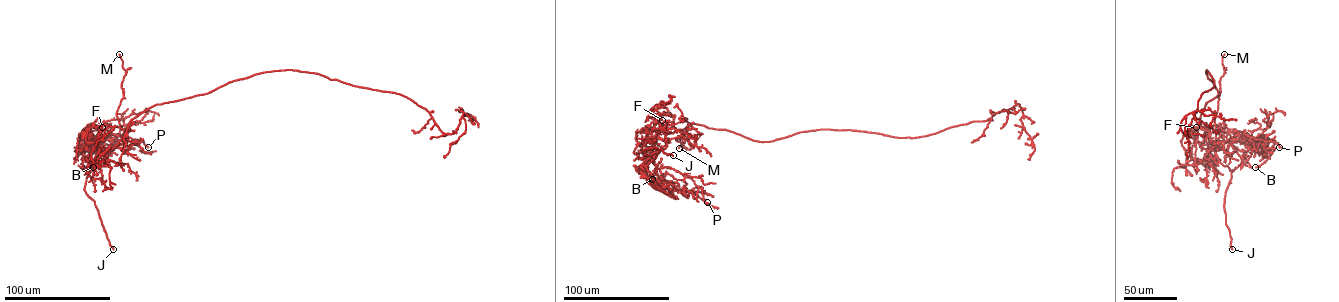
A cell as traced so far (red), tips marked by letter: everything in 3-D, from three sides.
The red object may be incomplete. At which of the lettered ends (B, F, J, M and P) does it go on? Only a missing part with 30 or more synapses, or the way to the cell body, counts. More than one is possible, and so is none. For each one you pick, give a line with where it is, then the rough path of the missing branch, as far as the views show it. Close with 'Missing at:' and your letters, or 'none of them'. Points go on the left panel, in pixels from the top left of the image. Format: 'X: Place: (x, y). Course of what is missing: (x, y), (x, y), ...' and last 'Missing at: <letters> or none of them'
J: Place: (113, 249). Course of what is missing: (113, 249), (122, 264)
Missing at: J

